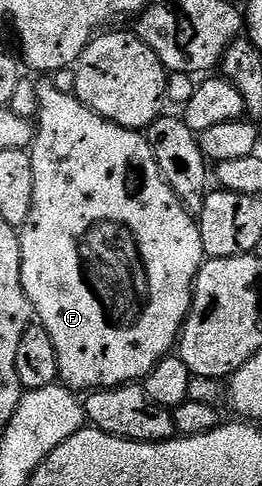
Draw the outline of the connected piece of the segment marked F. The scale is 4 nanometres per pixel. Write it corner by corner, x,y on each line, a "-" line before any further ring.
41,84
37,89
37,99
39,107
35,117
36,132
31,145
31,174
35,174
35,194
31,198
31,214
27,214
27,222
22,224
19,229
21,237
21,281
23,282
23,290
27,294
27,298
33,303
33,310
36,319
39,321
40,327
47,330
47,334
51,334
51,342
55,342
55,350
59,358
59,380
66,388
77,394
88,394
96,392
103,388
119,388
134,382
144,381
147,374
151,374
151,370
155,370
155,366
164,356
170,355
178,347
181,327
185,325
185,320
189,316
189,311
193,305
193,283
197,281
197,275
202,264
205,263
207,257
203,250
203,242
201,241
201,230
198,221
195,219
194,213
186,208
185,203
175,194
175,190
171,190
171,186
167,186
167,182
163,178
163,174
159,170
159,166
155,162
155,154
151,150
148,139
140,131
132,128
124,128
118,124
112,124
109,120
104,120
99,114
92,112
82,100
77,99
72,91
60,92
53,84

